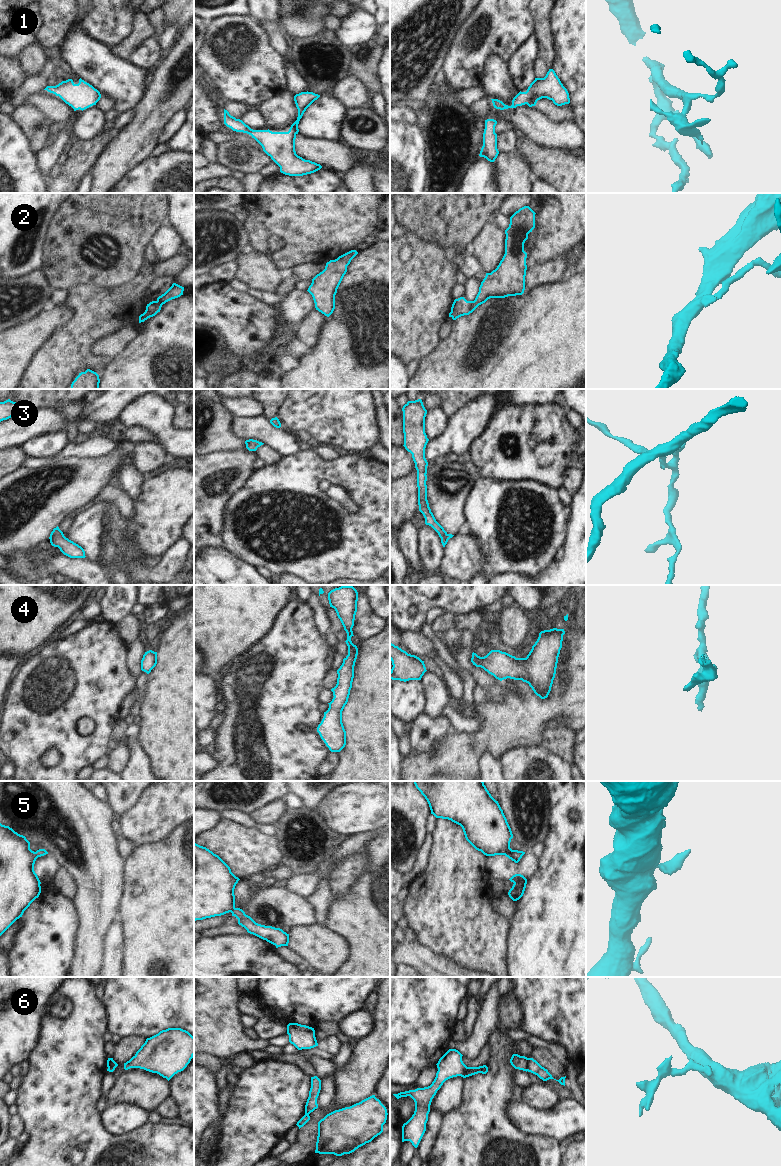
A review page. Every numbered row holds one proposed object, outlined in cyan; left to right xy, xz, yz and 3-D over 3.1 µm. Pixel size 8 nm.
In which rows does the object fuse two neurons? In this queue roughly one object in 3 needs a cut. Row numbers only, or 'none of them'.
2, 6

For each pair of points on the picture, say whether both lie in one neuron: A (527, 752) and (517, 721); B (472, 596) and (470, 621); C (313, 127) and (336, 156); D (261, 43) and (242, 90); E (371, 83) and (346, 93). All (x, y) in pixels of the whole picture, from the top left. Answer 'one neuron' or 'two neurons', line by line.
A: two neurons
B: two neurons
C: two neurons
D: one neuron
E: two neurons

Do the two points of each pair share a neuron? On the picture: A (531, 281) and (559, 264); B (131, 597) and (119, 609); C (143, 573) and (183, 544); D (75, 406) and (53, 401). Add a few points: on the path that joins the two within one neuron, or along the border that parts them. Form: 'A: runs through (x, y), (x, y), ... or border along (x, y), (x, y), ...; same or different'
A: runs through (538, 275), (552, 271); same
B: runs through (128, 600), (122, 606); same
C: runs through (153, 573), (173, 554); same
D: border along (78, 399), (62, 401), (60, 411); different

